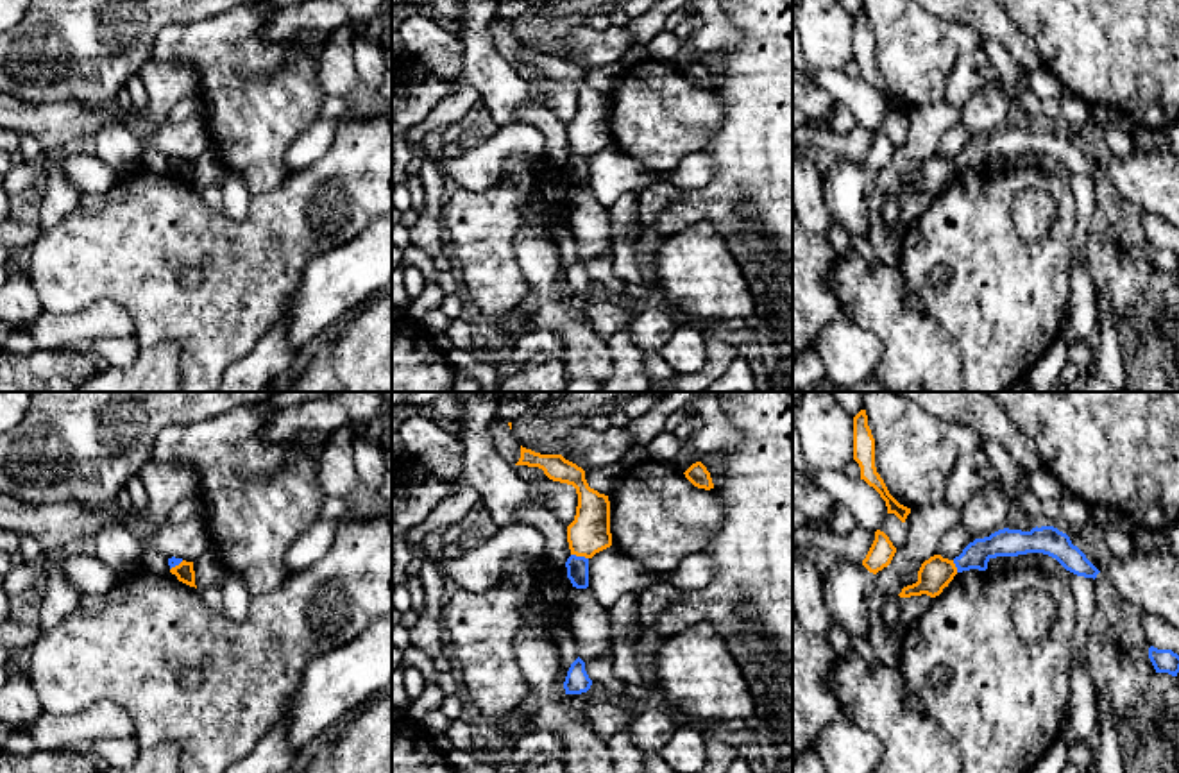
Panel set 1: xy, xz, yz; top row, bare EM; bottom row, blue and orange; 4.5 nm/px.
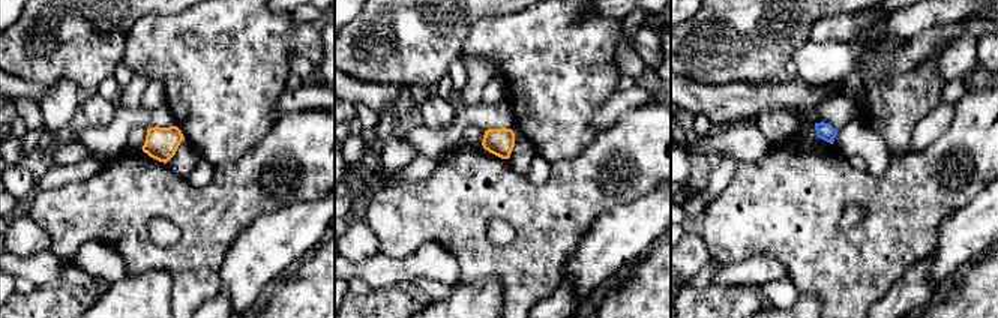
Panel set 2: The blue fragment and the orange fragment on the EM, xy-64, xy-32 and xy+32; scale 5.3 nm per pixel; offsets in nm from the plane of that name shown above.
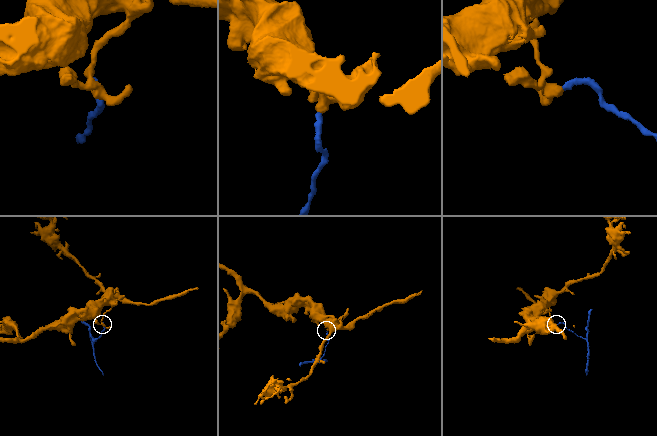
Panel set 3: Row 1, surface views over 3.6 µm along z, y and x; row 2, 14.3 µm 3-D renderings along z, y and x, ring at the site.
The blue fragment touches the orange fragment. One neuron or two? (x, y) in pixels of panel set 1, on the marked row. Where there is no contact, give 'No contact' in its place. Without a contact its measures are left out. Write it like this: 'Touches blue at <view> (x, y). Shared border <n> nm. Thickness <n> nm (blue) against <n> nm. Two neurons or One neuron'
Touches blue at xz (580, 557). Shared border 80 nm. Thickness 100 nm (blue) against 190 nm. Two neurons

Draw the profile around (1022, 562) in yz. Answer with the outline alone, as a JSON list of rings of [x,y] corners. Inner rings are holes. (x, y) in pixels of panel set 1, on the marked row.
[[[1029,555],[997,556],[988,565],[988,571],[1032,571],[1039,569]]]

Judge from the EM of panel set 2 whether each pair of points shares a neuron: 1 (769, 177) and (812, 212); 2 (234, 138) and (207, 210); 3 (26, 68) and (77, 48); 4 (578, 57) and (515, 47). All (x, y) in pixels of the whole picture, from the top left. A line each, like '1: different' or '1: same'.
1: same
2: different
3: same
4: same

